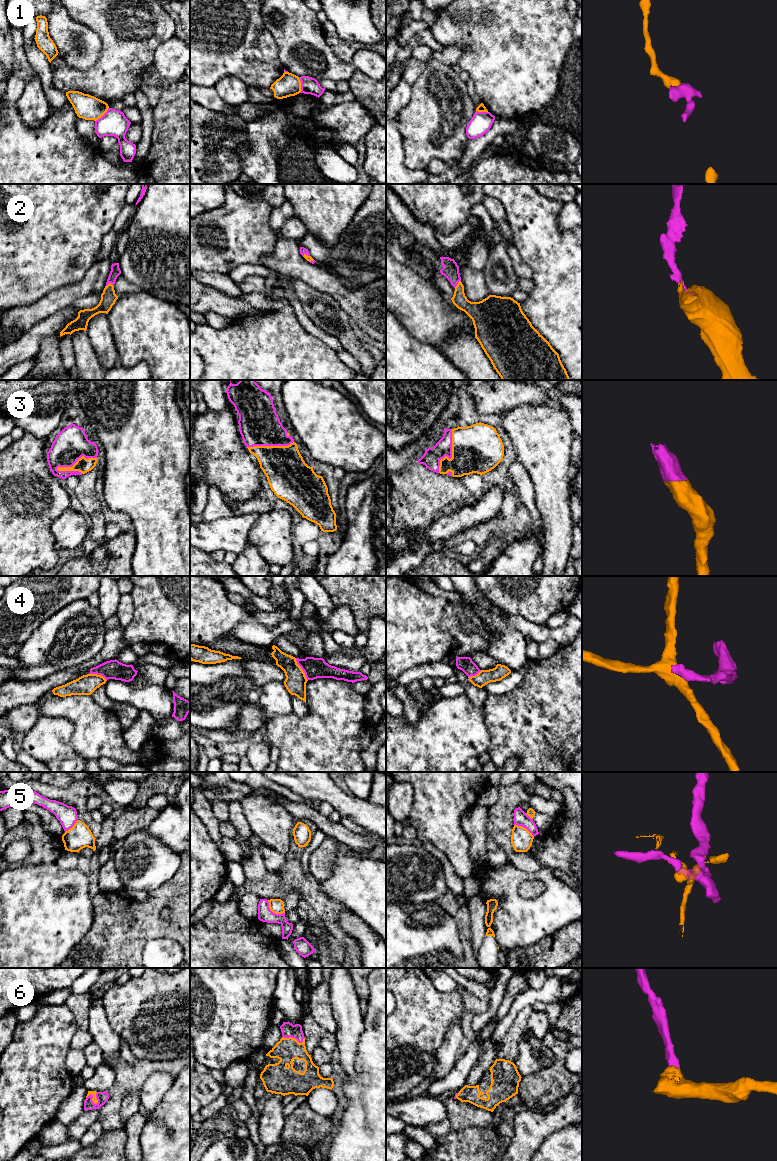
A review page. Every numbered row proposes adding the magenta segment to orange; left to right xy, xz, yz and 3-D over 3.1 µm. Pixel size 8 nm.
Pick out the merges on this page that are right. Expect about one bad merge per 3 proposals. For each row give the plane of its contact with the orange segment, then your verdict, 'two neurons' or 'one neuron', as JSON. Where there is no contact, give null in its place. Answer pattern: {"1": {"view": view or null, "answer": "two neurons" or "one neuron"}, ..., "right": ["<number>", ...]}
{"1": {"view": "xy", "answer": "two neurons"}, "2": {"view": "yz", "answer": "one neuron"}, "3": {"view": "xy", "answer": "one neuron"}, "4": {"view": "xz", "answer": "two neurons"}, "5": {"view": "xz", "answer": "two neurons"}, "6": {"view": "xy", "answer": "one neuron"}, "right": ["2", "3", "6"]}

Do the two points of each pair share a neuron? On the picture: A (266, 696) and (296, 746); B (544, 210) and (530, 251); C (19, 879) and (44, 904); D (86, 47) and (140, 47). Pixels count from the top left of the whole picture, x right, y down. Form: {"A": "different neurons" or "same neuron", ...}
{"A": "different neurons", "B": "same neuron", "C": "same neuron", "D": "different neurons"}

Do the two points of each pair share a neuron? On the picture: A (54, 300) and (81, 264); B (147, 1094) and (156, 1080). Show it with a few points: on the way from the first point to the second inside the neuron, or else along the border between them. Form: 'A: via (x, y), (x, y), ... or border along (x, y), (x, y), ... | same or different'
A: border along (84, 273), (77, 282), (51, 290), (43, 296) | different
B: via (150, 1091), (156, 1083) | same

